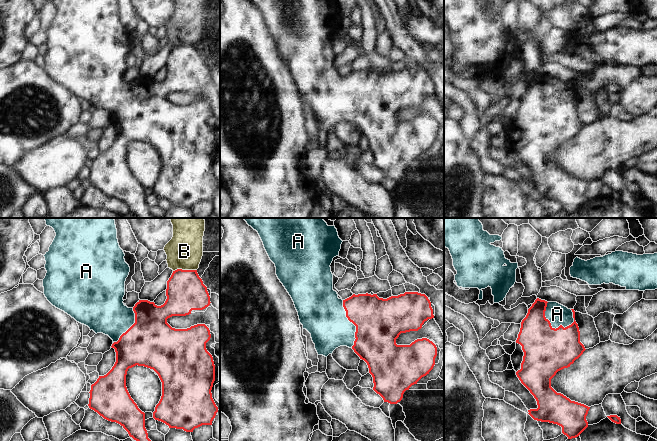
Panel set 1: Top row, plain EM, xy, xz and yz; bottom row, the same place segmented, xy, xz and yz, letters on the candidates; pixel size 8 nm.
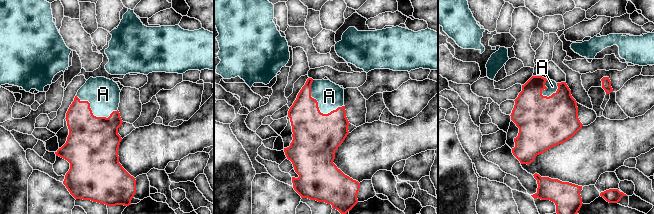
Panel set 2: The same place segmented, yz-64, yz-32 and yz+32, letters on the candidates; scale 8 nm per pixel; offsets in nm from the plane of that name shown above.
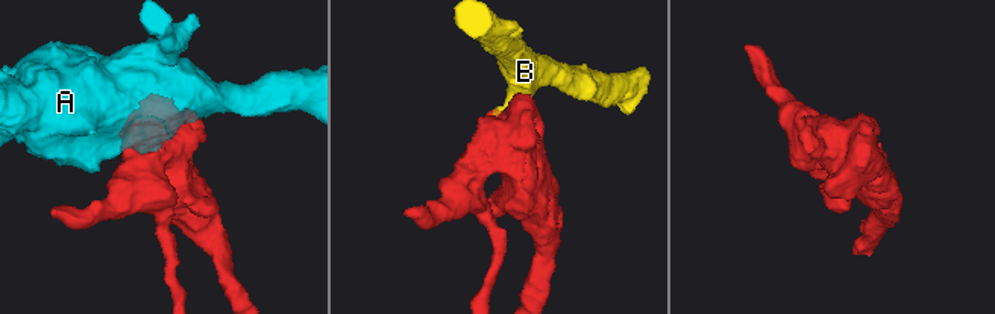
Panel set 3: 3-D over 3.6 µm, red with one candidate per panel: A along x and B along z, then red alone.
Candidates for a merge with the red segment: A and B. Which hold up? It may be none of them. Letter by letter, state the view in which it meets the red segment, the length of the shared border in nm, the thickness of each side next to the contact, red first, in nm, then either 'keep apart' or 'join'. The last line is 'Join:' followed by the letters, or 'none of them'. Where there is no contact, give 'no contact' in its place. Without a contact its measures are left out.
A: meets red in yz; contact 280 nm long; 380 nm thick on the red side, 170 nm on the other; join
B: meets red in xy; contact 190 nm long; 300 nm thick on the red side, 300 nm on the other; keep apart
Join: A

